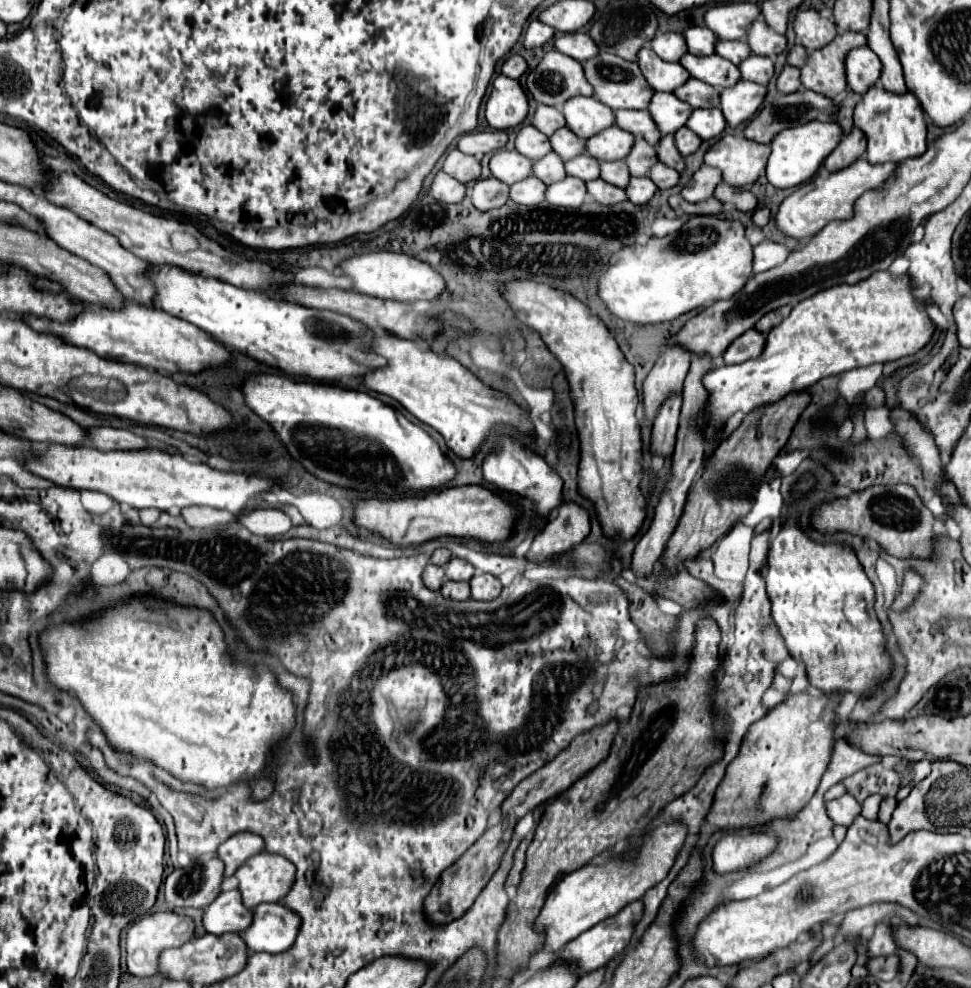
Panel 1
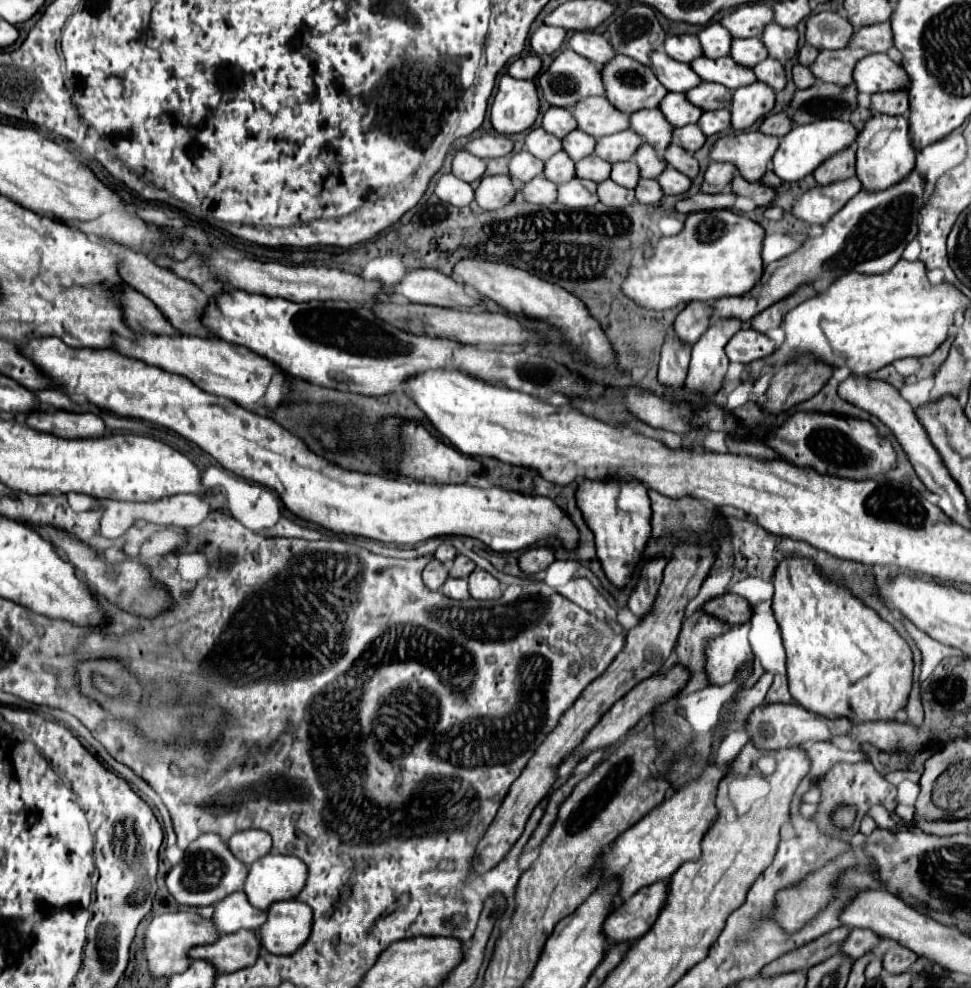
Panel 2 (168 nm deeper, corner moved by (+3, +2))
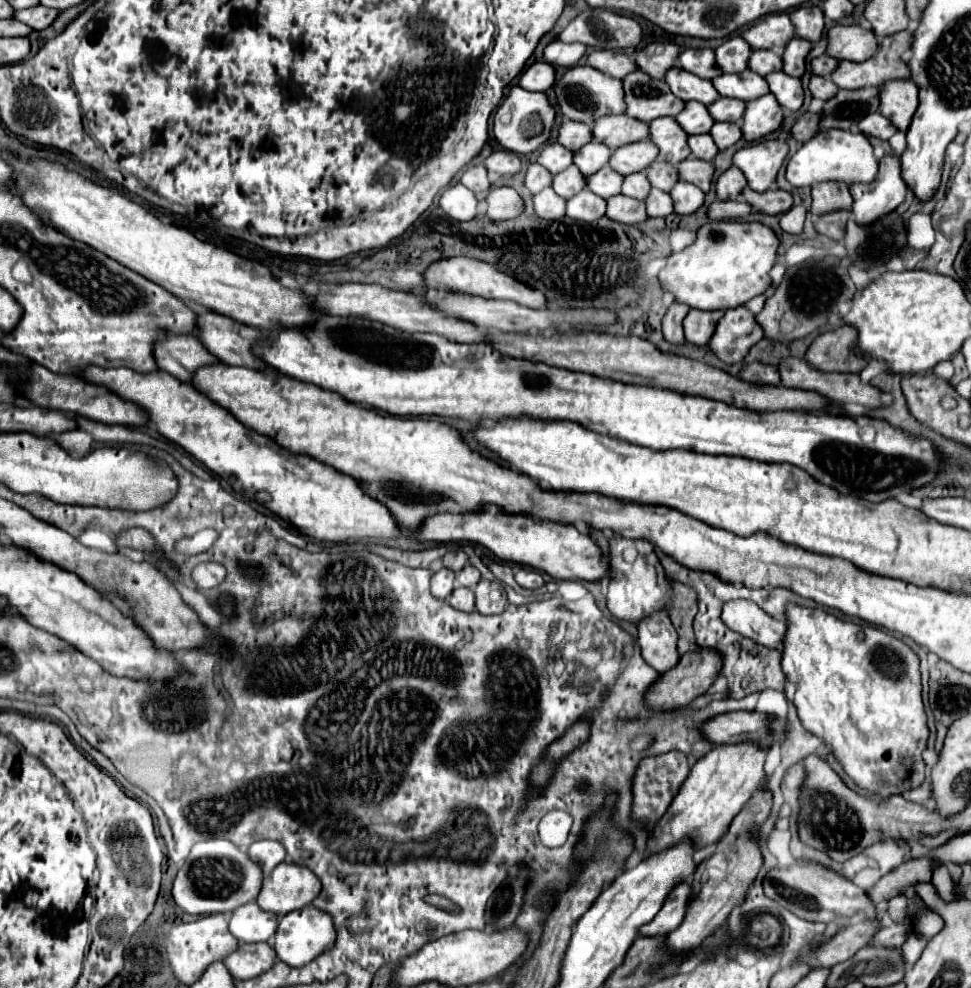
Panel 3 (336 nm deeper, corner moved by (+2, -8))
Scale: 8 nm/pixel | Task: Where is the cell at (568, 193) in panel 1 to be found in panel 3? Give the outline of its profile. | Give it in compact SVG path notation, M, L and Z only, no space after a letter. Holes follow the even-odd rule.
M584 189L578 195L574 195L572 199L568 199L566 215L576 221L592 223L606 215L606 201L598 195L594 195L590 189Z

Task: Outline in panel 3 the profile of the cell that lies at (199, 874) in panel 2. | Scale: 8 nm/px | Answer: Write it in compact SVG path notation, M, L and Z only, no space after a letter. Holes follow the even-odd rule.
M208 839L196 843L178 871L172 887L172 897L178 907L192 915L214 915L234 911L256 899L262 883L262 869L254 863L248 853L240 851L226 839Z

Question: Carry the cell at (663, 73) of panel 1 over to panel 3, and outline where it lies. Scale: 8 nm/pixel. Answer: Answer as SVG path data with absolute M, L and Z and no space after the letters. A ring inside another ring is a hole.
M672 67L666 75L666 83L670 85L672 93L684 101L700 101L704 105L710 105L720 97L720 93L710 81L700 79L684 71L682 67Z

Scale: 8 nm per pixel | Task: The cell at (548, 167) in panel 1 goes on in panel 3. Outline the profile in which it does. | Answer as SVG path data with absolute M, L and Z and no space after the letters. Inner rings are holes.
M576 165L568 167L566 171L554 175L554 183L552 183L552 189L564 197L564 199L570 199L574 197L576 193L580 193L582 189L586 187L586 177L580 173L580 169Z

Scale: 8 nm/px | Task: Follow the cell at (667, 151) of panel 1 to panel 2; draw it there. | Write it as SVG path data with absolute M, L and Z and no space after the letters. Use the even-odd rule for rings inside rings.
M671 143L667 149L665 149L665 161L671 165L671 167L675 167L677 171L681 171L683 175L687 175L687 177L695 177L697 175L697 171L699 171L699 163L697 163L697 159L693 157L693 155L689 155L685 149L681 149L679 145L675 145L675 143Z

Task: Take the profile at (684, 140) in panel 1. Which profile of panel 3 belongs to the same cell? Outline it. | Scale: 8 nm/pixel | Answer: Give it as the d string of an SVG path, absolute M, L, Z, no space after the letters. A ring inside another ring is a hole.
M692 135L688 139L688 145L692 149L692 155L702 161L712 161L718 153L718 147L716 147L712 135Z

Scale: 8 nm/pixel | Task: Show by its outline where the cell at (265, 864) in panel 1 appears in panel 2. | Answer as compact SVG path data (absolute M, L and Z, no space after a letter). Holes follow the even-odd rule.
M267 853L249 867L243 891L253 907L265 911L275 901L293 899L303 889L305 879L307 865L297 857Z

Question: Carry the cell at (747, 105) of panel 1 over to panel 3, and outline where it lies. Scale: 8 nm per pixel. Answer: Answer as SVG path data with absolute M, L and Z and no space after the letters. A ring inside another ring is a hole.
M772 93L748 101L746 103L746 113L742 119L742 135L746 141L758 141L774 131L780 129L782 125L782 107L776 103L776 97Z

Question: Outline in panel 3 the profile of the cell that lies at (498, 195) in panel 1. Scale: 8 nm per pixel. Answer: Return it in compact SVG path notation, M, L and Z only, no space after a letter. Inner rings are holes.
M494 187L486 199L488 203L488 217L494 221L514 219L524 211L522 197L512 187Z

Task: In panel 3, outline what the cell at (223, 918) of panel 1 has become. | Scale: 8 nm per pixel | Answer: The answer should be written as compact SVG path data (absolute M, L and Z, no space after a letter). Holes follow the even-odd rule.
M256 901L238 907L230 917L230 933L240 939L240 943L270 941L276 933L278 917L260 909Z

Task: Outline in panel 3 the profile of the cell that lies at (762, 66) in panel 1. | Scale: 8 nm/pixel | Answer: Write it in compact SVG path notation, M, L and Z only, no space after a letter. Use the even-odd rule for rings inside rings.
M776 71L766 75L766 81L770 85L770 93L778 99L785 116L790 115L804 103L804 87L802 81L796 77L786 75L784 71Z

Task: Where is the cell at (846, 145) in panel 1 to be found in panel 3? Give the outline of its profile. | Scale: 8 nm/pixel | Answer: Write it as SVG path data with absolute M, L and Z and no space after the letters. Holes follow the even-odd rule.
M820 183L812 187L812 207L810 213L814 217L840 211L840 209L850 209L854 203L850 191L842 183Z

